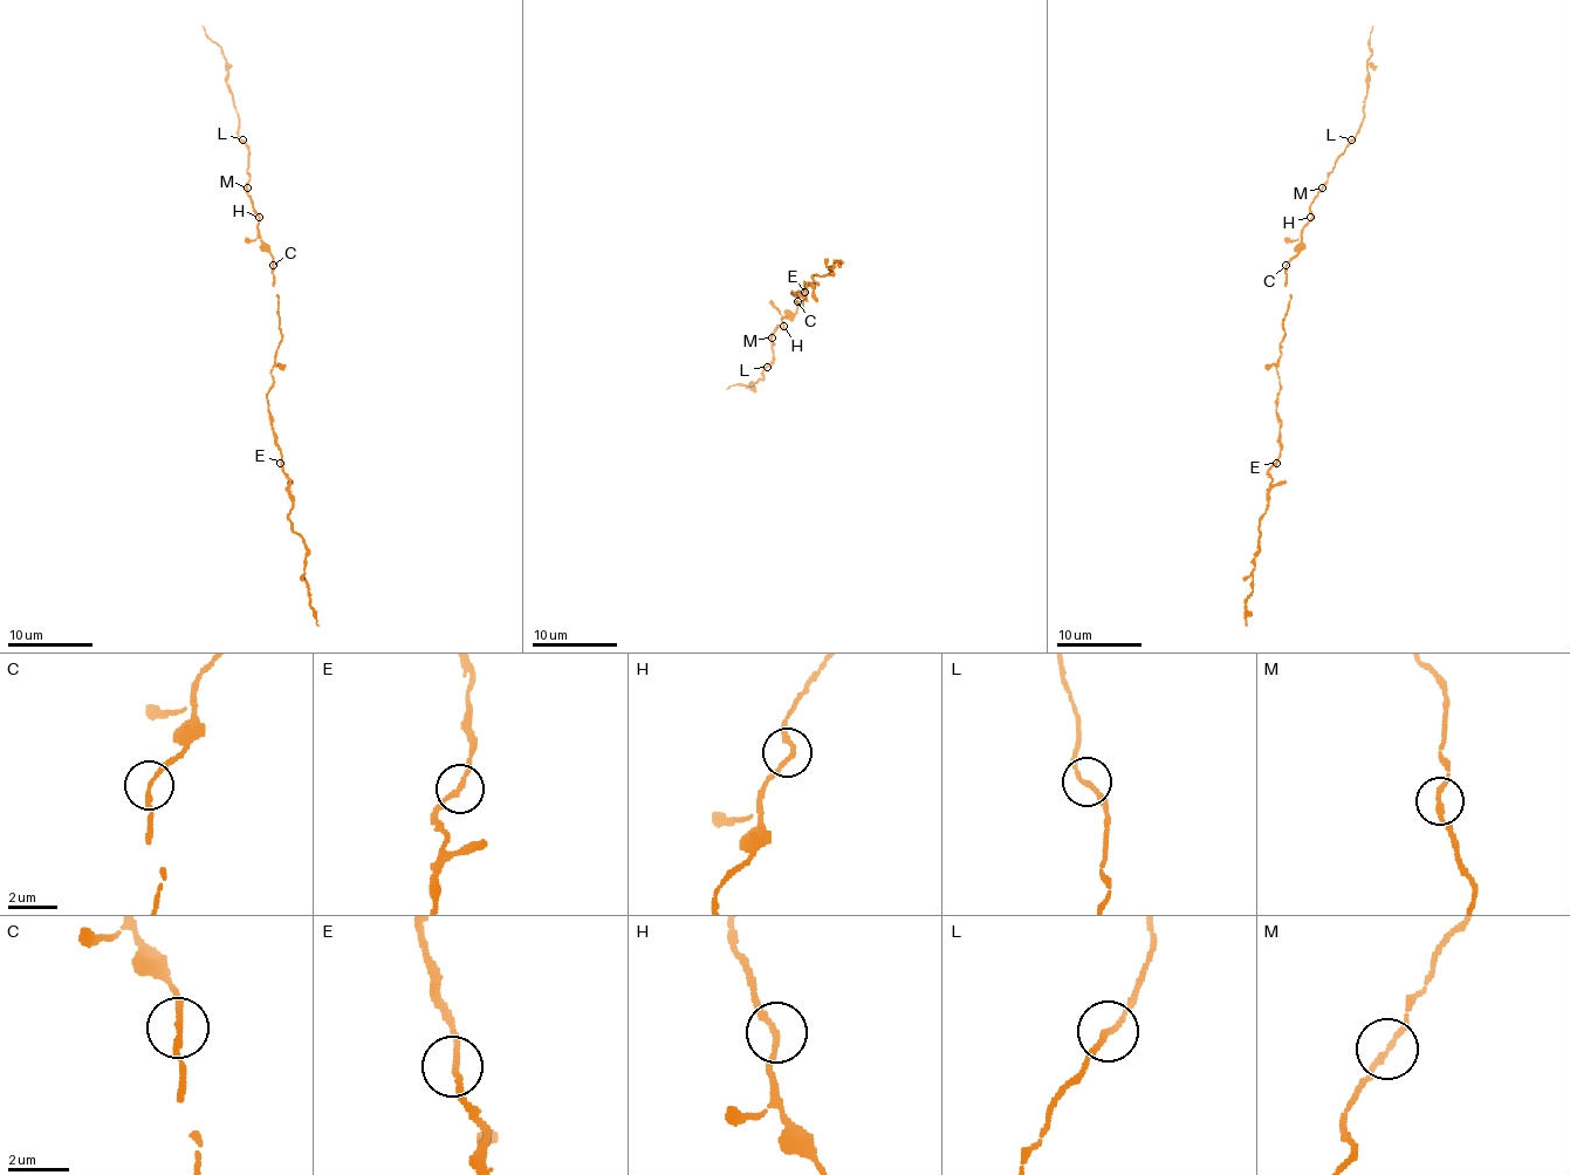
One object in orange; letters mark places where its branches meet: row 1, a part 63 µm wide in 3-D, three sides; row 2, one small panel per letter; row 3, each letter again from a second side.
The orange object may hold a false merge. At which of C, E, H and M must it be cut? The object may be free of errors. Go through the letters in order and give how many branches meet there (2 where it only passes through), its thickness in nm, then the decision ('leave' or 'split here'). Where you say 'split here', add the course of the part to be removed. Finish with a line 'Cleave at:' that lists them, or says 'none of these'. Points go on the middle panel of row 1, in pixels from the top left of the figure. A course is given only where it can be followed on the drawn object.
C: 2 branches meet; 180 nm thick; leave
E: 2 branches meet; 170 nm thick; leave
H: 2 branches meet; 180 nm thick; leave
M: 2 branches meet; 180 nm thick; leave
Cleave at: none of these

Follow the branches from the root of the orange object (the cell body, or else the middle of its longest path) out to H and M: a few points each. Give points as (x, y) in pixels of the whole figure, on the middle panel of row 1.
H: (804, 299), (803, 305), (796, 301), (796, 312), (781, 320), (783, 326)
M: (804, 299), (803, 305), (796, 301), (796, 312), (783, 318), (783, 326), (777, 326), (770, 337)

